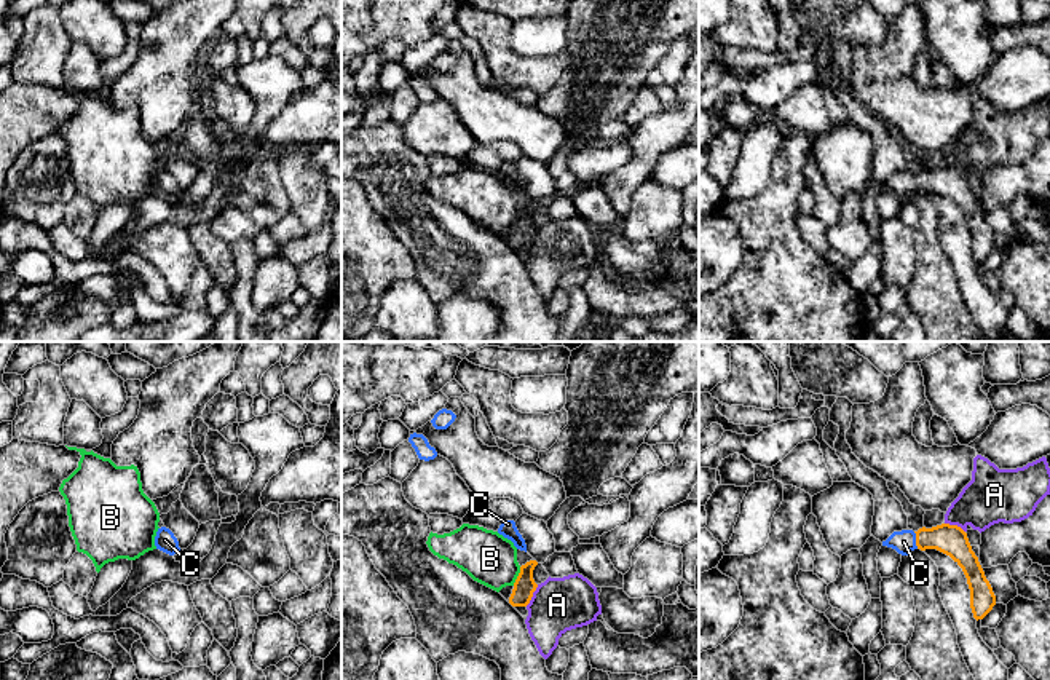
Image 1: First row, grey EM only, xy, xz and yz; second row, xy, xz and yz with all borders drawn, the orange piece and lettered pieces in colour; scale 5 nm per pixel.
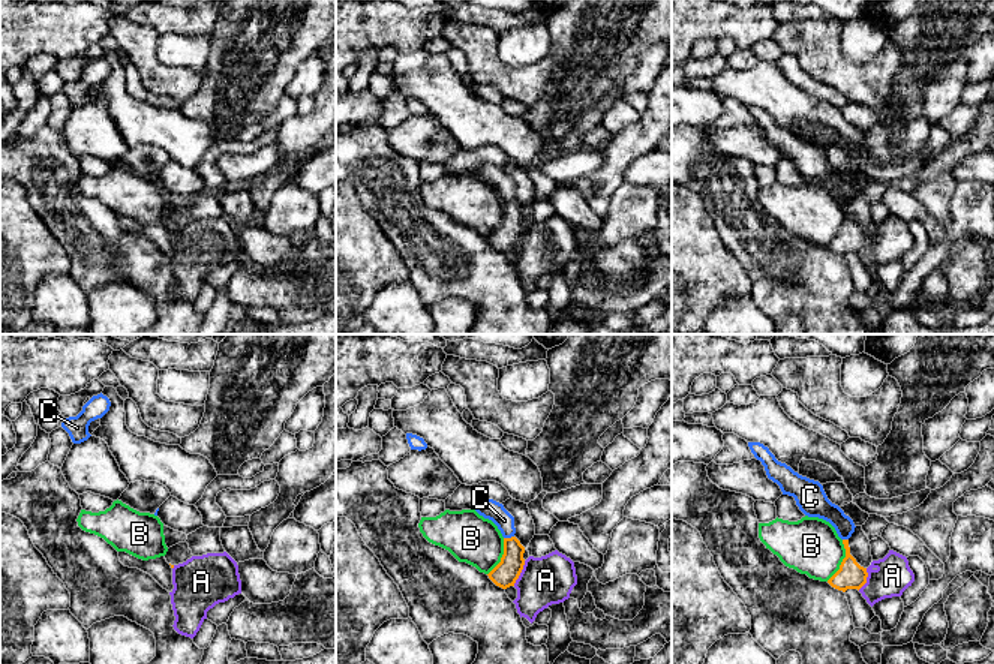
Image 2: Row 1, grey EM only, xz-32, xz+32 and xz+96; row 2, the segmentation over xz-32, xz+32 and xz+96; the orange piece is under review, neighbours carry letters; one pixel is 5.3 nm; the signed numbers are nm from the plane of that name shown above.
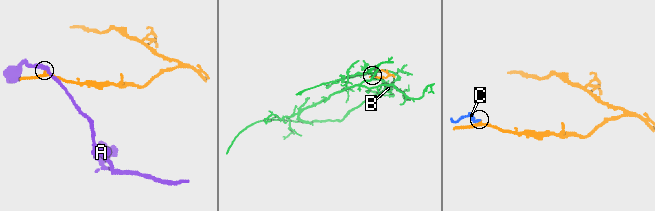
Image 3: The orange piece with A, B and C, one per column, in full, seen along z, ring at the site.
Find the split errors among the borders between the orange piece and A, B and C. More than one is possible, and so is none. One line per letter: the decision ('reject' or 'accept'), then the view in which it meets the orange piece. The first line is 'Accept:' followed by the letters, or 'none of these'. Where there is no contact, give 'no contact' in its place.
Accept: C
A: reject | xz
B: reject | xz
C: accept | yz

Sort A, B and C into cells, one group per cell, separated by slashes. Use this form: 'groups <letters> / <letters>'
groups A / B / C

